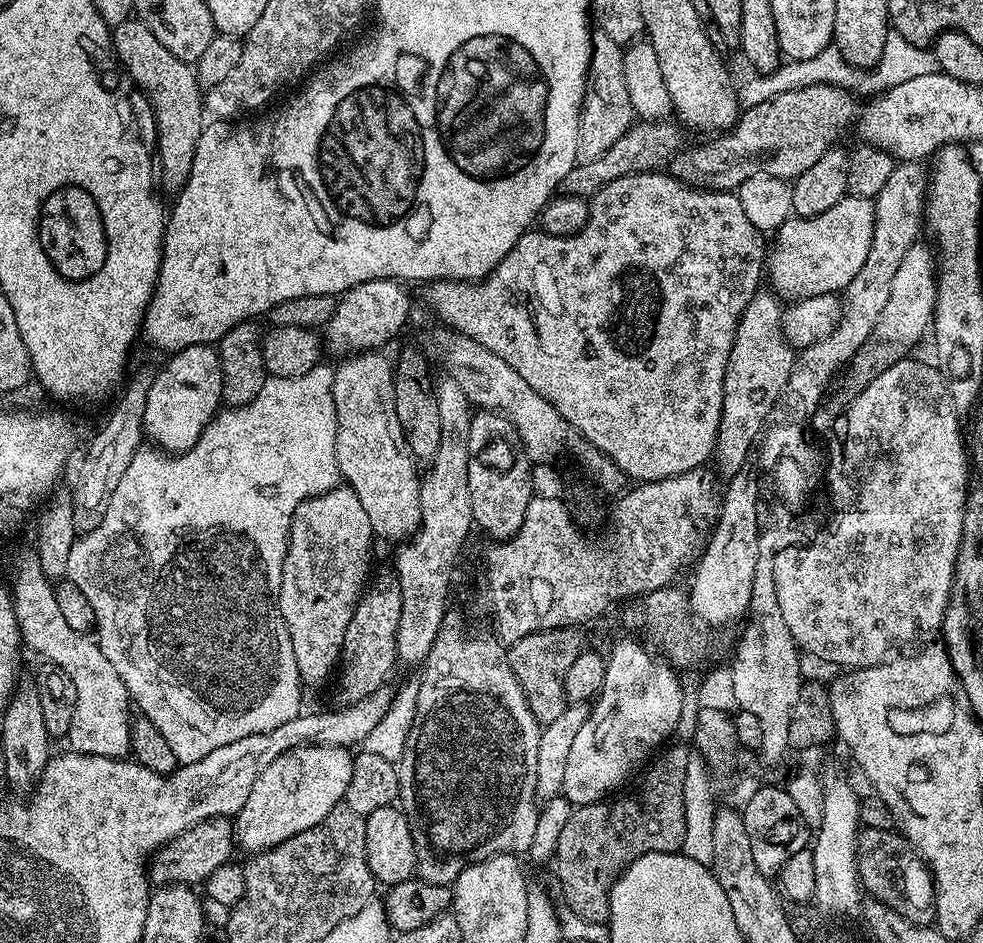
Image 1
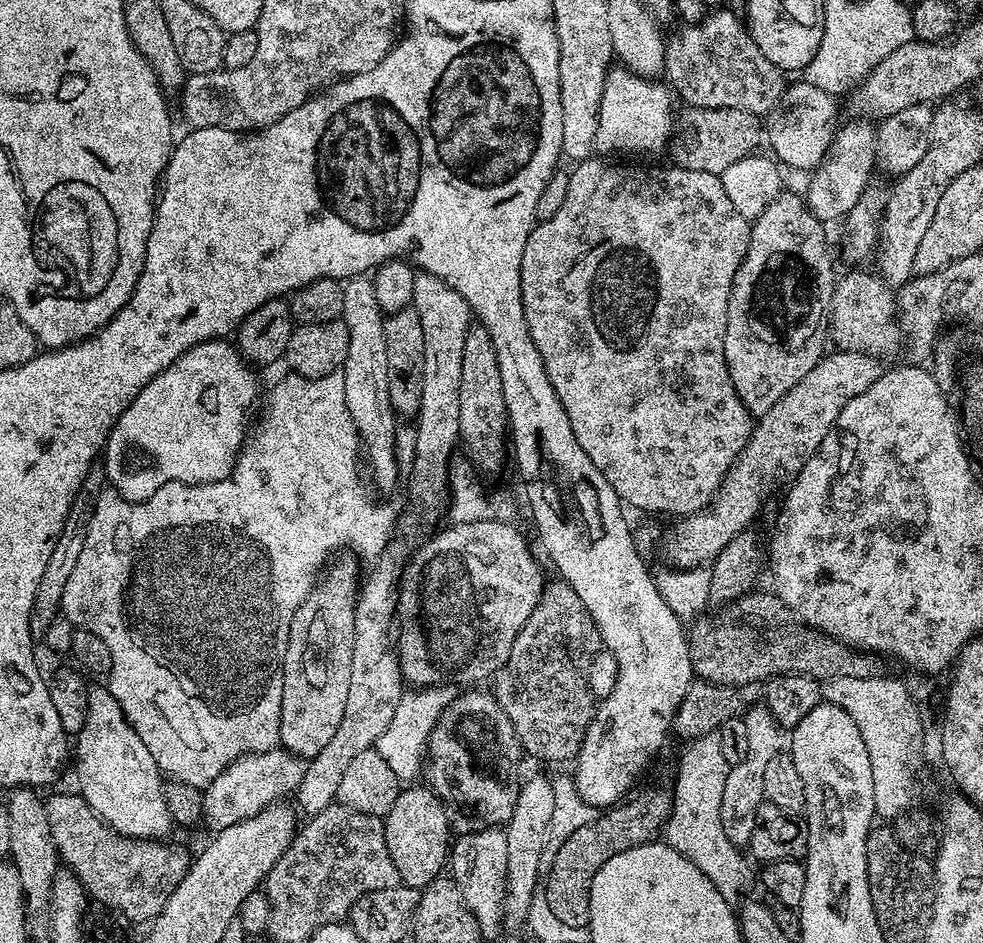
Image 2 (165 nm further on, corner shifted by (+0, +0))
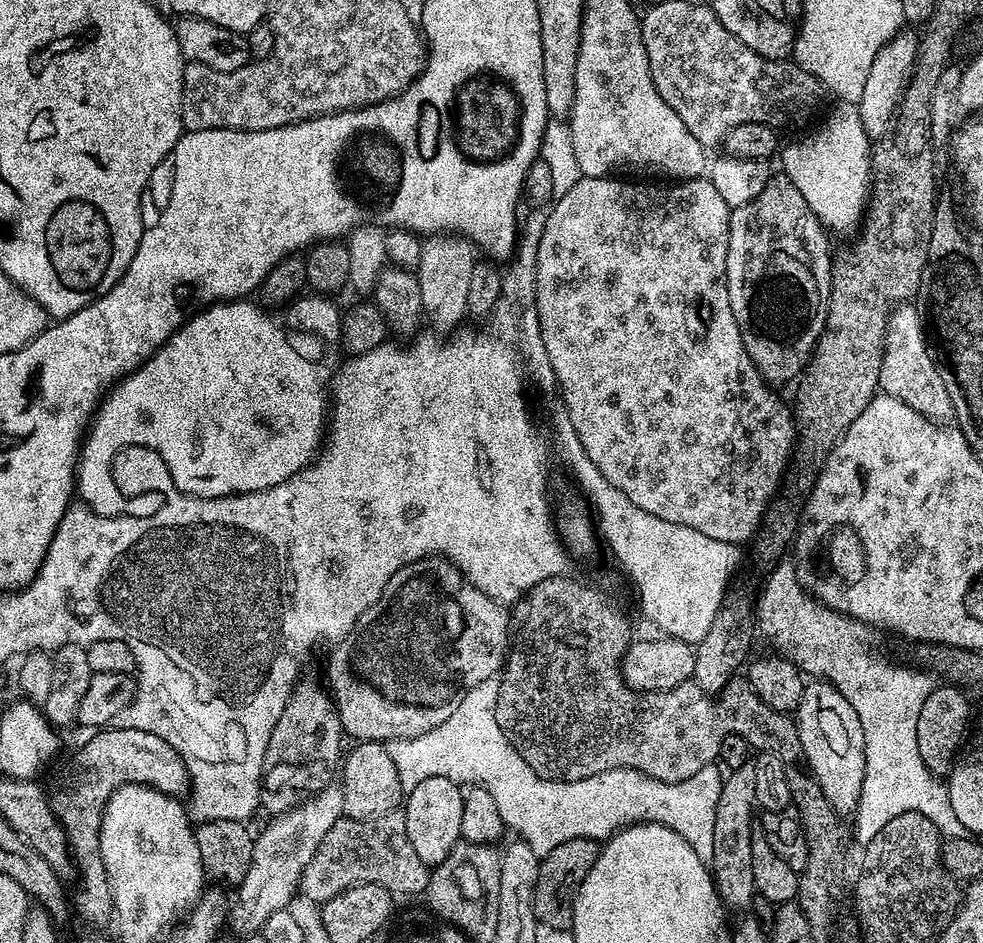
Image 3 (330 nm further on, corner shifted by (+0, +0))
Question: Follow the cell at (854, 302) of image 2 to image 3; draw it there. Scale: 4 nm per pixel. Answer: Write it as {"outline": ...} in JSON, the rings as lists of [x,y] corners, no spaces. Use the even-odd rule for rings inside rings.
{"outline":[[[904,302],[891,309],[886,320],[886,347],[883,349],[880,361],[879,387],[886,390],[887,395],[898,398],[898,402],[906,402],[906,406],[918,410],[918,414],[922,414],[927,420],[933,420],[936,424],[944,426],[955,421],[956,411],[950,402],[950,390],[946,390],[946,382],[937,379],[939,367],[931,361],[930,347],[924,341],[924,336],[924,321],[915,314],[911,303]]]}

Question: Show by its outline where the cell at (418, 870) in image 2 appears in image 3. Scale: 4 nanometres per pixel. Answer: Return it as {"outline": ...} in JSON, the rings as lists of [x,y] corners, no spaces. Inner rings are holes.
{"outline":[[[426,778],[426,782],[418,782],[418,786],[407,789],[402,804],[406,834],[410,838],[410,846],[414,846],[414,854],[418,854],[424,864],[435,866],[442,863],[461,839],[463,805],[461,785],[450,778]]]}

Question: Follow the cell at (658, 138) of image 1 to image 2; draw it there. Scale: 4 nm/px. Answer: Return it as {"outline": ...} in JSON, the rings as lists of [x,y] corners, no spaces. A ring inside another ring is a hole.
{"outline":[[[733,108],[693,109],[684,126],[680,142],[671,149],[677,167],[702,170],[703,173],[720,175],[734,162],[751,155],[757,148],[762,134],[761,119],[746,110]]]}

